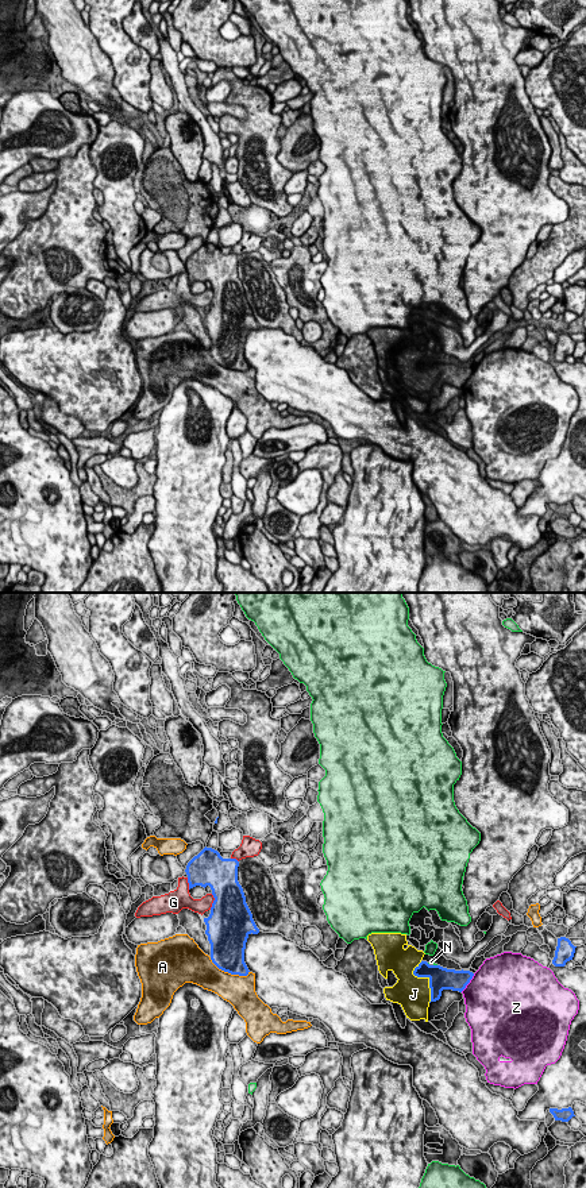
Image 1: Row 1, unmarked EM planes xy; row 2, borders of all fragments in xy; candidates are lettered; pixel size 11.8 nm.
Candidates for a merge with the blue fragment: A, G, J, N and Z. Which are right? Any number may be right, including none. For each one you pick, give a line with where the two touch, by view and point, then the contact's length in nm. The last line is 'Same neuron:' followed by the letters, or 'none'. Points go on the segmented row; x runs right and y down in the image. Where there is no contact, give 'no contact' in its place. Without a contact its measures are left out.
J: meets blue in xy at (427, 976); contact 500 nm long
Same neuron: J

